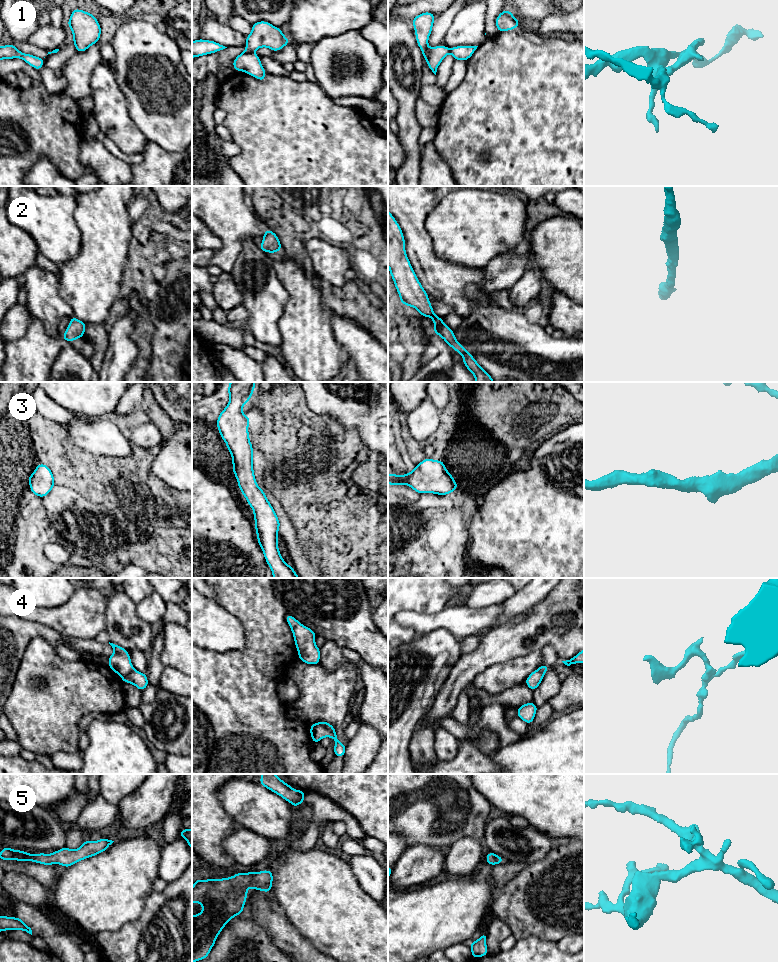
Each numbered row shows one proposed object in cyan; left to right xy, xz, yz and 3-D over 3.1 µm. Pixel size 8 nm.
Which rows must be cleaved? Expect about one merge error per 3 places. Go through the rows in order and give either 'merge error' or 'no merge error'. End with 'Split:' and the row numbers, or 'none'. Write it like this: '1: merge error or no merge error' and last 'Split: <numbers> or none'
1: merge error
2: no merge error
3: no merge error
4: merge error
5: no merge error
Split: 1, 4

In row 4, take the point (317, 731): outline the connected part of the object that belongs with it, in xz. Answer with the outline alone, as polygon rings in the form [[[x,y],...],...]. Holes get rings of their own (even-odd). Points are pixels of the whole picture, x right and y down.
[[[318,723],[310,725],[310,734],[313,743],[318,743],[324,737],[333,737],[333,733],[325,726]]]

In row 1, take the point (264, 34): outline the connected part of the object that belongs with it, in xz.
[[[259,21],[252,24],[252,32],[246,36],[245,50],[253,52],[261,47],[267,47],[272,51],[280,51],[289,43],[289,39],[279,27],[266,21]]]

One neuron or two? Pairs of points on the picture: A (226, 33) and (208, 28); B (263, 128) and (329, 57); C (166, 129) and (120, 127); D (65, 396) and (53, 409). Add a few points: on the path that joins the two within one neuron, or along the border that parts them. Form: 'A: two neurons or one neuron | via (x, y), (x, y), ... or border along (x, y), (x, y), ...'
A: one neuron | via (222, 33), (212, 30)
B: two neurons | border along (317, 82), (330, 97)
C: two neurons | border along (127, 107), (131, 120), (148, 140)
D: two neurons | border along (44, 392), (54, 401), (75, 413)

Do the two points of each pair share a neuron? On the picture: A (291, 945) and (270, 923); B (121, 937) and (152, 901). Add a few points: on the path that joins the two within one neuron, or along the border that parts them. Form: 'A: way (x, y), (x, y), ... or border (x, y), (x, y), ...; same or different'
A: way (287, 940), (275, 928); same
B: way (131, 932), (146, 917), (149, 911); same

